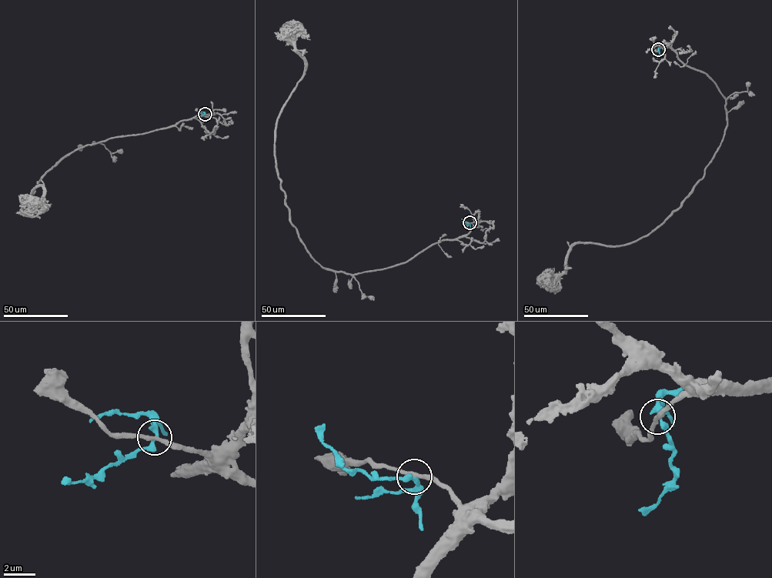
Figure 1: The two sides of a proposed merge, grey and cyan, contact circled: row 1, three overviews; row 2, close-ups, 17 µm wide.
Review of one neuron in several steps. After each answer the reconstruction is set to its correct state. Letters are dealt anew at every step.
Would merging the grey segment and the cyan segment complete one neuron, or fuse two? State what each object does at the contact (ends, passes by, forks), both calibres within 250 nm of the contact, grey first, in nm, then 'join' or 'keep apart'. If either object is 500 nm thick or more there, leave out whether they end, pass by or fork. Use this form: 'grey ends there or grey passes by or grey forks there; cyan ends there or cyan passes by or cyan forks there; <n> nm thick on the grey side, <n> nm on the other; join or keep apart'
grey passes by; cyan passes by; 220 nm thick on the grey side, 320 nm on the other; keep apart

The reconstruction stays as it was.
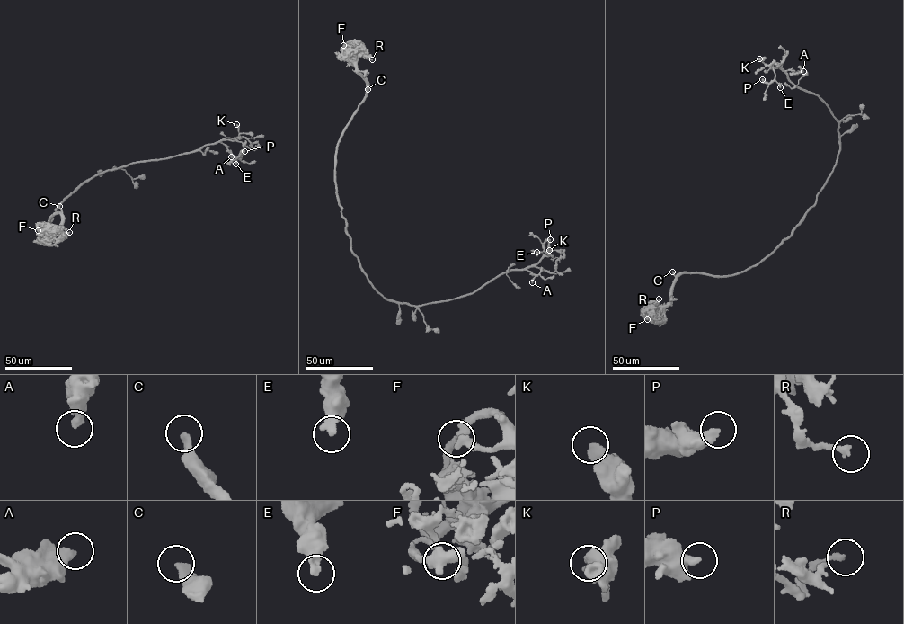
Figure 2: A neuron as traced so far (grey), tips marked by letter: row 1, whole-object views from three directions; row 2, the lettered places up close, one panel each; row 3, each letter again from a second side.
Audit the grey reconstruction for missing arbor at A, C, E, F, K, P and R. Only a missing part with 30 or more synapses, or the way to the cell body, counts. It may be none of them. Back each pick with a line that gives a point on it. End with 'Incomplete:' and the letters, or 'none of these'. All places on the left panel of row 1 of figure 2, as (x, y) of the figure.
C: place (59, 206)
Incomplete: C

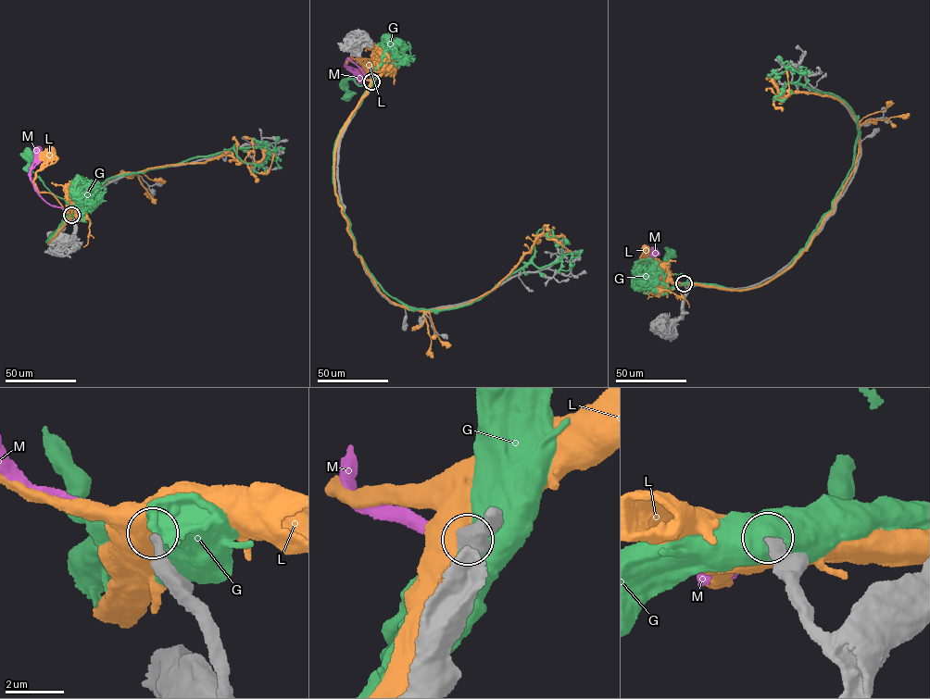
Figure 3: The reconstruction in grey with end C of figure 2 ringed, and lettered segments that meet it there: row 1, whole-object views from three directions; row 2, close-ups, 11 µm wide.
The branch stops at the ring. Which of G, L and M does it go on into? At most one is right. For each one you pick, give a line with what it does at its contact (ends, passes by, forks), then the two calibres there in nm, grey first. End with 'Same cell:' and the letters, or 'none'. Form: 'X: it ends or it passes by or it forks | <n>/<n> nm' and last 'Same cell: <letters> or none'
M: it ends | 400/400 nm
Same cell: M

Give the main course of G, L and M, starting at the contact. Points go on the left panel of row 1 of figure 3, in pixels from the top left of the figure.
G: (72, 216), (68, 213), (66, 201), (54, 195), (31, 169), (31, 158), (29, 156)
L: (71, 216), (64, 211), (53, 194), (39, 192), (33, 181), (44, 156), (50, 152)
M: (71, 215), (48, 204), (35, 190), (31, 168), (40, 157)

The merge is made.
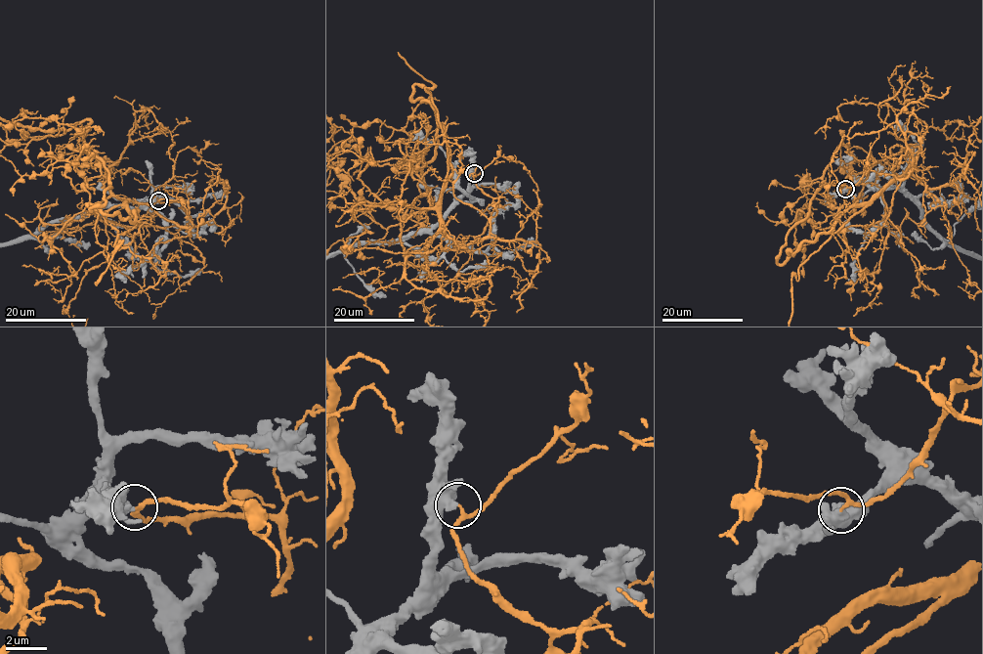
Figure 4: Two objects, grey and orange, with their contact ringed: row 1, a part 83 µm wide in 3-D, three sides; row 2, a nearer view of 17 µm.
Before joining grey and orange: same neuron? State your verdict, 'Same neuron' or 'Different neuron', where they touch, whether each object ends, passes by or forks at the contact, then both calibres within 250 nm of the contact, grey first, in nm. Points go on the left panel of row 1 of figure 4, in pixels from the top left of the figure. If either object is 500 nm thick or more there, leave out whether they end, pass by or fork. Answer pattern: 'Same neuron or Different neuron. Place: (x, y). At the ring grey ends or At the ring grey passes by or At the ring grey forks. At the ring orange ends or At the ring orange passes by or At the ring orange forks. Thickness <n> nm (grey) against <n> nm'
Different neuron. Place: (158, 200). At the ring grey ends. At the ring orange passes by. Thickness 480 nm (grey) against 150 nm

